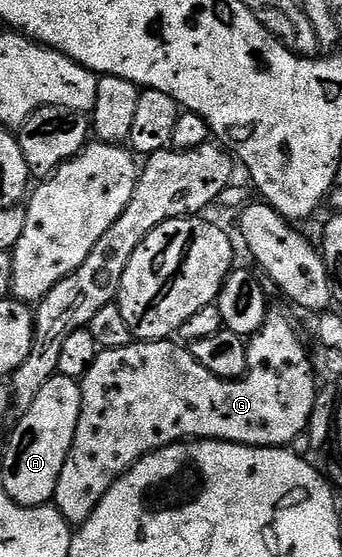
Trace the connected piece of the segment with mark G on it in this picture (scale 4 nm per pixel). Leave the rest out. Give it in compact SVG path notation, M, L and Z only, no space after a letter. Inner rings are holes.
M277 308L270 309L261 327L248 339L247 345L249 348L247 364L249 366L245 369L245 375L242 378L220 378L211 372L207 372L207 368L203 368L203 364L199 364L193 359L184 345L178 344L173 340L163 342L142 342L135 340L130 346L115 348L114 350L101 350L96 360L91 364L89 371L85 373L85 377L80 379L81 415L79 416L79 424L75 428L75 440L71 444L71 452L63 464L63 472L59 472L59 484L55 488L55 496L53 497L53 502L59 513L71 524L80 524L87 521L91 516L91 512L95 512L99 500L103 500L105 493L113 487L113 482L122 478L143 455L164 446L170 446L176 442L212 440L215 442L234 442L235 444L243 444L244 446L275 446L285 448L297 436L306 433L308 431L308 422L311 420L312 406L315 404L319 389L319 382L313 379L313 366L309 363L309 354L305 351L304 344L301 343L301 334L297 331L296 324L283 311L277 310Z

